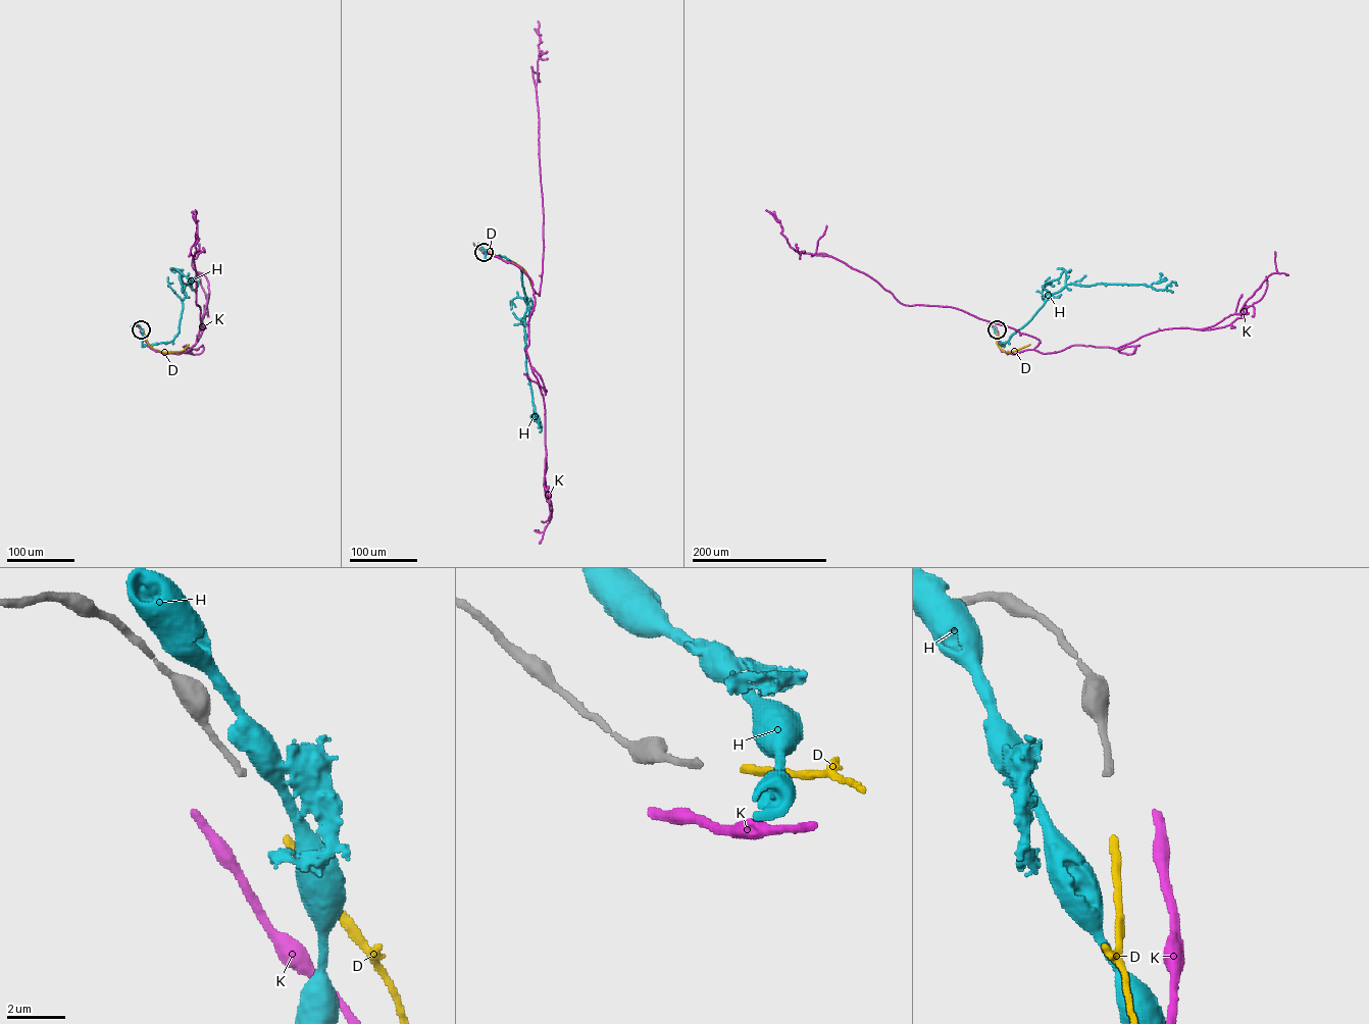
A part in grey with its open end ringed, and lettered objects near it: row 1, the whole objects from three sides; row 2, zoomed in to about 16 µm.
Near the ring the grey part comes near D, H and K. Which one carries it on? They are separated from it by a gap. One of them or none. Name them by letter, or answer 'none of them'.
D

